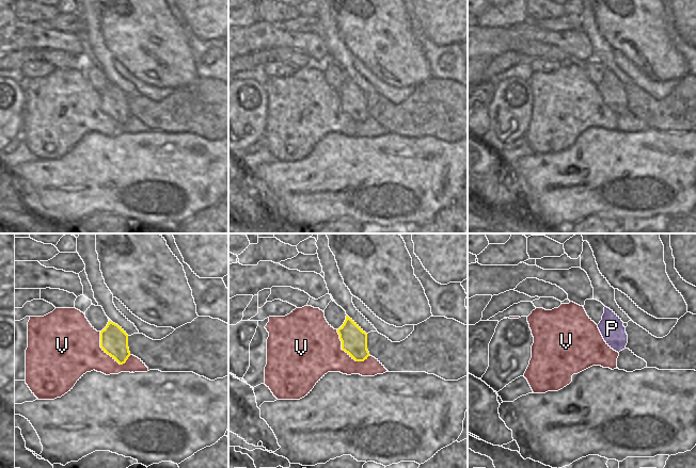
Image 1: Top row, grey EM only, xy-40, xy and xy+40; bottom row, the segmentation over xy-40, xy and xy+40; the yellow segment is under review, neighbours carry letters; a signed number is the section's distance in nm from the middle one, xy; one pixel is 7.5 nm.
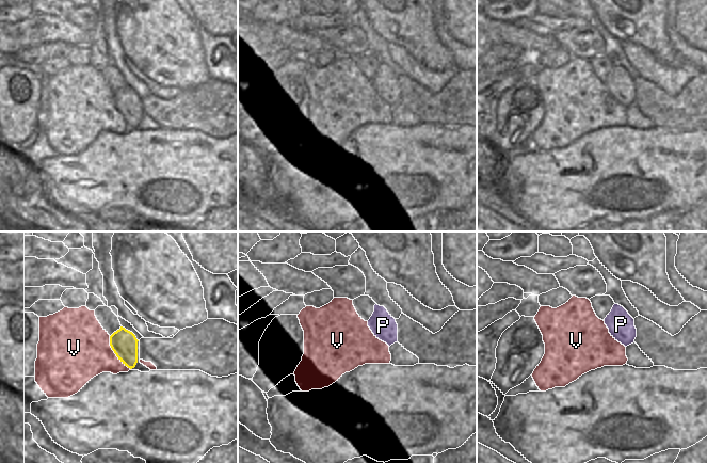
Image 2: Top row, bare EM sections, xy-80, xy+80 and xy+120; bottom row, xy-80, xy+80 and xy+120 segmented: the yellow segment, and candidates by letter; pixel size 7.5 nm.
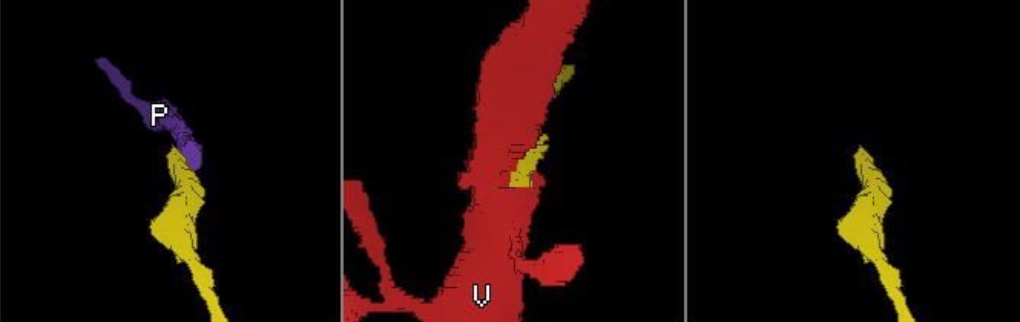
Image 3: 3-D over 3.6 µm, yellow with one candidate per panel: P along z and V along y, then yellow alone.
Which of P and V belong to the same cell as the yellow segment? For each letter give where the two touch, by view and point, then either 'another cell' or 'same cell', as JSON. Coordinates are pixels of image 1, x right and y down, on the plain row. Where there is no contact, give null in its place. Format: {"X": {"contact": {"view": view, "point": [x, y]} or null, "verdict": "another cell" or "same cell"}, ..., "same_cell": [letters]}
{"P": {"contact": null, "verdict": "same cell"}, "V": {"contact": {"view": "xy-40", "point": [105, 112]}, "verdict": "another cell"}, "same_cell": ["P"]}

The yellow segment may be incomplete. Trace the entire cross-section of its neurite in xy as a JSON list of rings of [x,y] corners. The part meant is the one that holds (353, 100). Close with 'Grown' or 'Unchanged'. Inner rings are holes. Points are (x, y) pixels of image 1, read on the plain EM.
[[[348,77],[337,91],[342,102],[342,111],[355,123],[364,123],[369,117],[367,95]]]. Unchanged.

